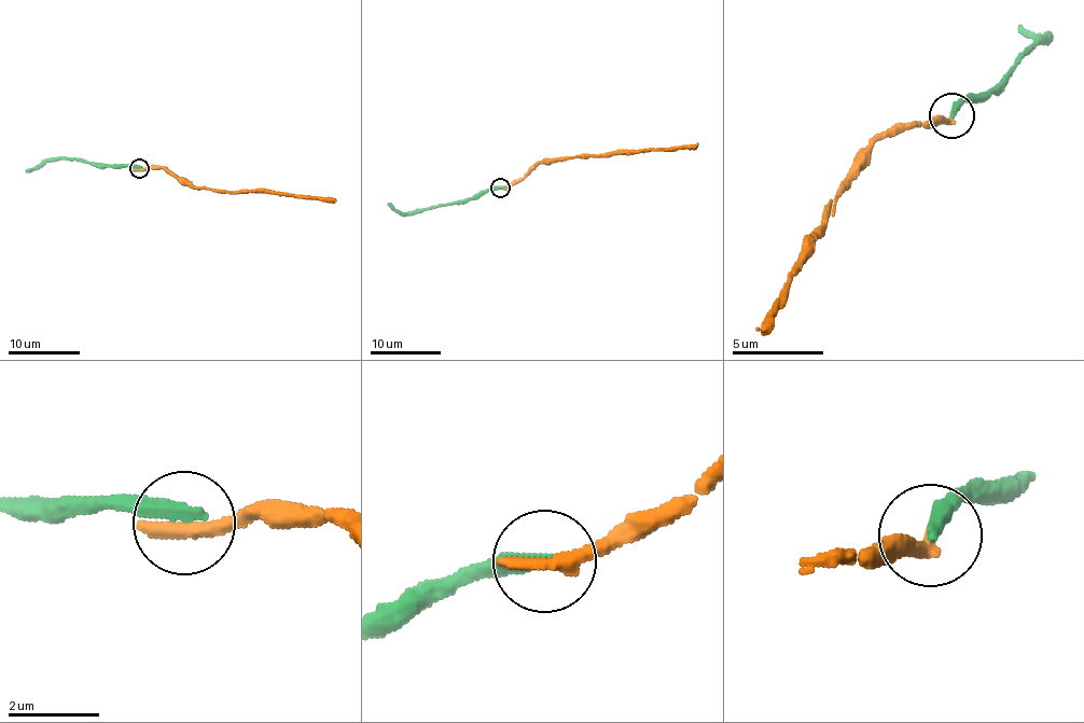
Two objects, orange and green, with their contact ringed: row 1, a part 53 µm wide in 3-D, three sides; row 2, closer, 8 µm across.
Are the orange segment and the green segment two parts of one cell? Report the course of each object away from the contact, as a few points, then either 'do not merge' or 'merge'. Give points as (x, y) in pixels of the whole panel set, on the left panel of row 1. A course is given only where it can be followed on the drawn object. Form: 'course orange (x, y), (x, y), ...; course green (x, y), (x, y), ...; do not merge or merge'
course orange (138, 168), (155, 167), (196, 186), (226, 192), (311, 195), (335, 200); course green (138, 168), (69, 158), (37, 164), (25, 171); merge

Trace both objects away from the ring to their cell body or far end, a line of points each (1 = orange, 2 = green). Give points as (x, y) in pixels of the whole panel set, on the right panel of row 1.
1: (950, 114), (937, 125), (883, 136), (849, 181), (824, 237), (814, 236), (786, 302), (773, 323), (758, 329)
2: (950, 114), (974, 96), (1000, 83), (1027, 46), (1044, 38), (1043, 32), (1018, 28)

